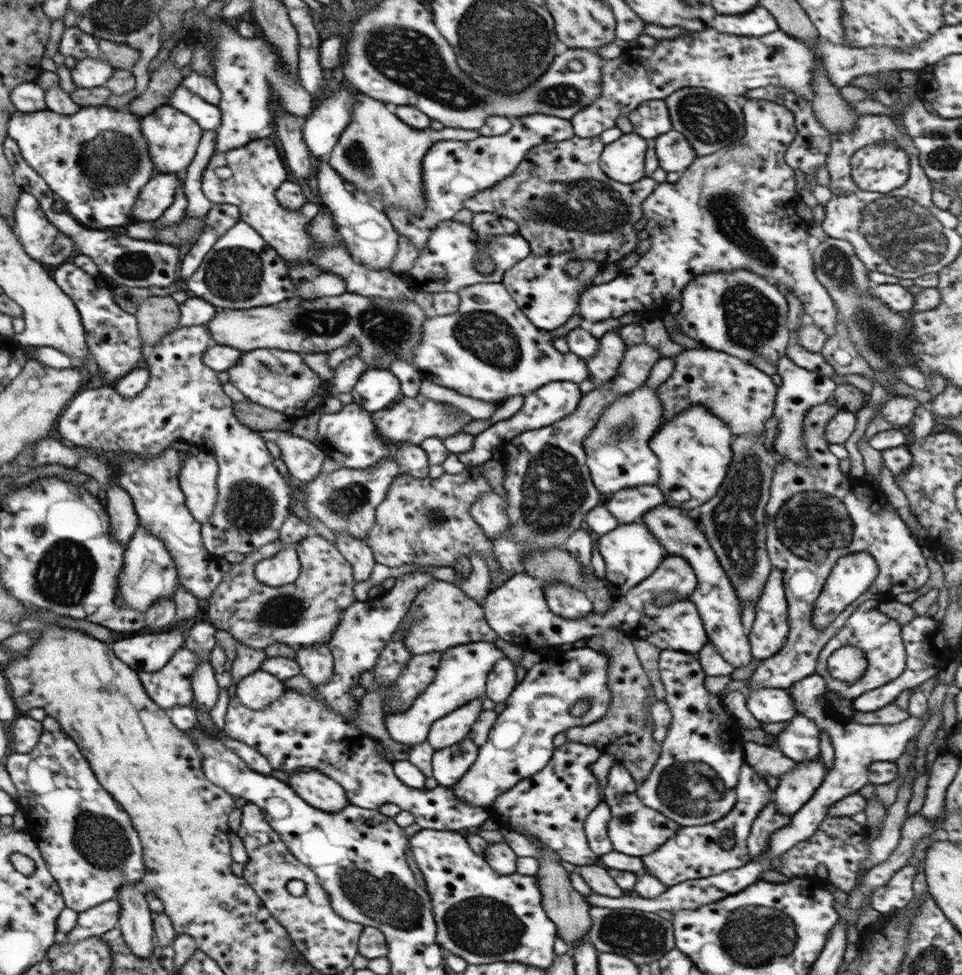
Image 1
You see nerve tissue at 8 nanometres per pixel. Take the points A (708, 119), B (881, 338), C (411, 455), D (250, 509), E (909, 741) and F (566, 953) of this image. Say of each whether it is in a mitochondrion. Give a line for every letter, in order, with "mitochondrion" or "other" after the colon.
A: mitochondrion
B: mitochondrion
C: other
D: mitochondrion
E: other
F: other

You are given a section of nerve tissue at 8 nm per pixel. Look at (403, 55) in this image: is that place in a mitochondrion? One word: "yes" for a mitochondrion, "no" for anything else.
yes

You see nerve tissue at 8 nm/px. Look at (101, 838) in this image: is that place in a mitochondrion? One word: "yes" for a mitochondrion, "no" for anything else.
yes

